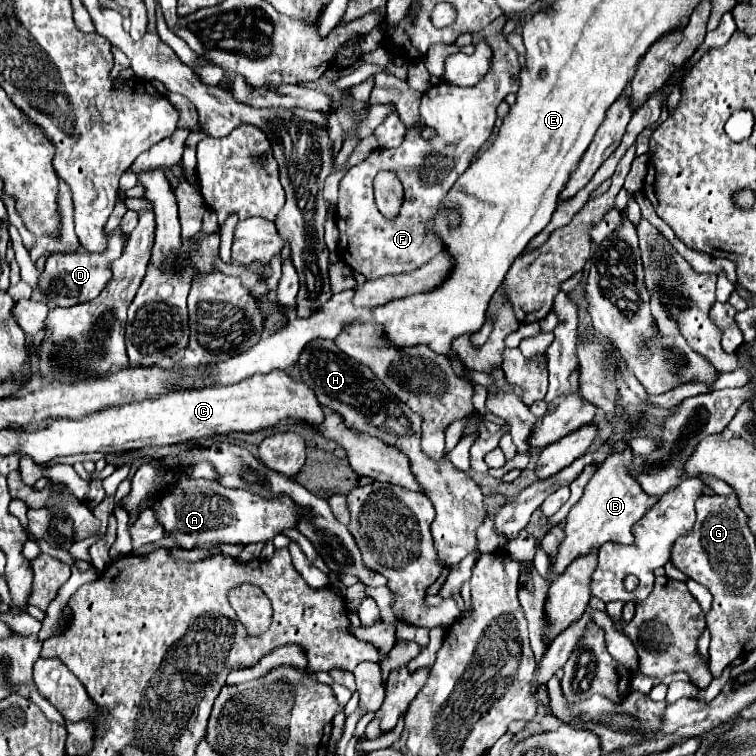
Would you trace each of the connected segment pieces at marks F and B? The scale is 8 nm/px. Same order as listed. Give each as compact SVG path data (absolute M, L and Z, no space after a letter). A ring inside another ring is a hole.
M500 31L486 41L494 49L494 61L492 69L478 85L457 87L442 81L430 87L422 95L420 125L406 131L402 145L396 149L372 151L366 161L352 167L342 177L336 209L336 225L340 229L338 253L350 269L362 273L366 279L410 273L442 251L442 243L426 233L426 223L432 221L432 215L442 211L440 201L446 197L446 191L452 189L456 179L468 169L472 157L492 135L496 107L508 93L516 93L520 87L520 63L516 51L506 41L506 35ZM420 127L432 127L436 135L424 141L424 137L420 137ZM378 171L396 173L404 185L404 203L394 219L386 219L374 203L372 181Z
M630 449L624 451L624 455L612 455L606 459L606 463L592 475L588 481L584 495L580 501L570 509L566 517L566 527L564 527L564 539L558 545L556 557L548 557L550 561L550 579L556 579L566 571L566 567L592 551L598 551L600 545L608 541L616 543L632 543L632 525L650 509L654 503L658 503L658 495L648 495L630 475L626 465L630 465Z

